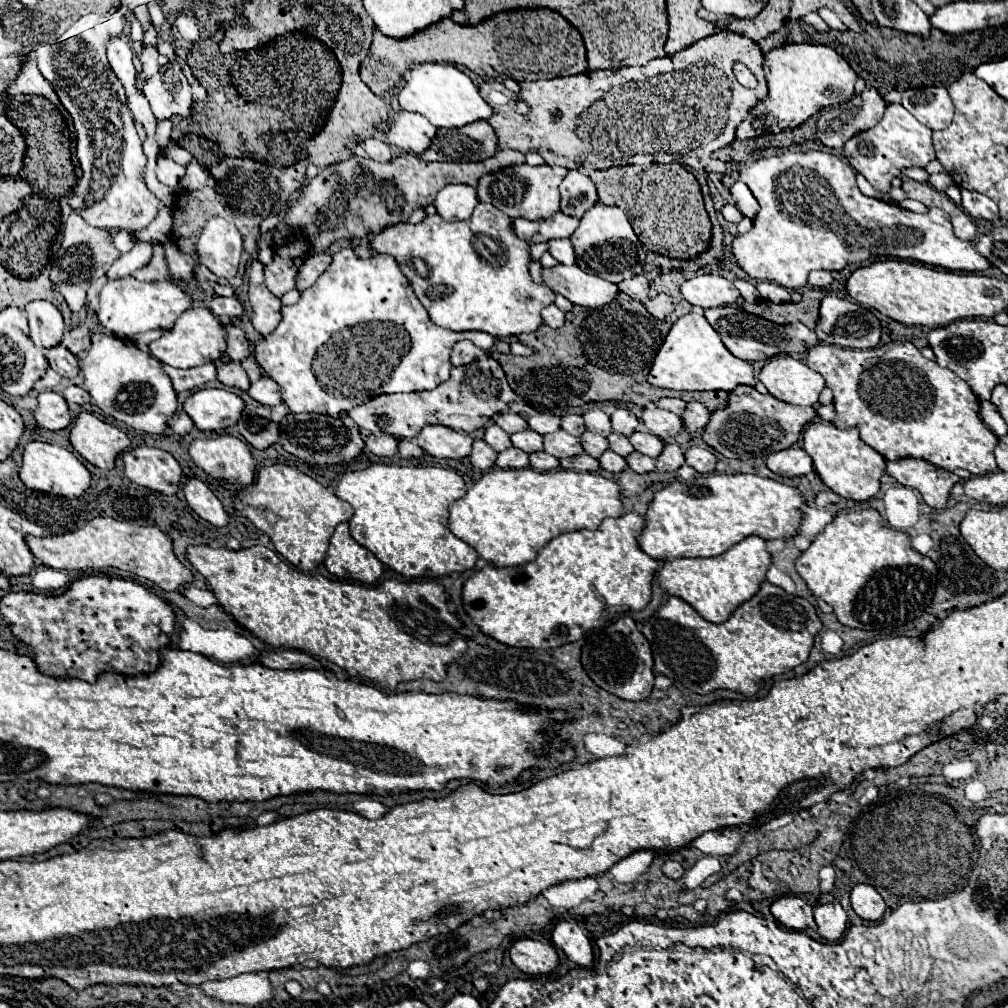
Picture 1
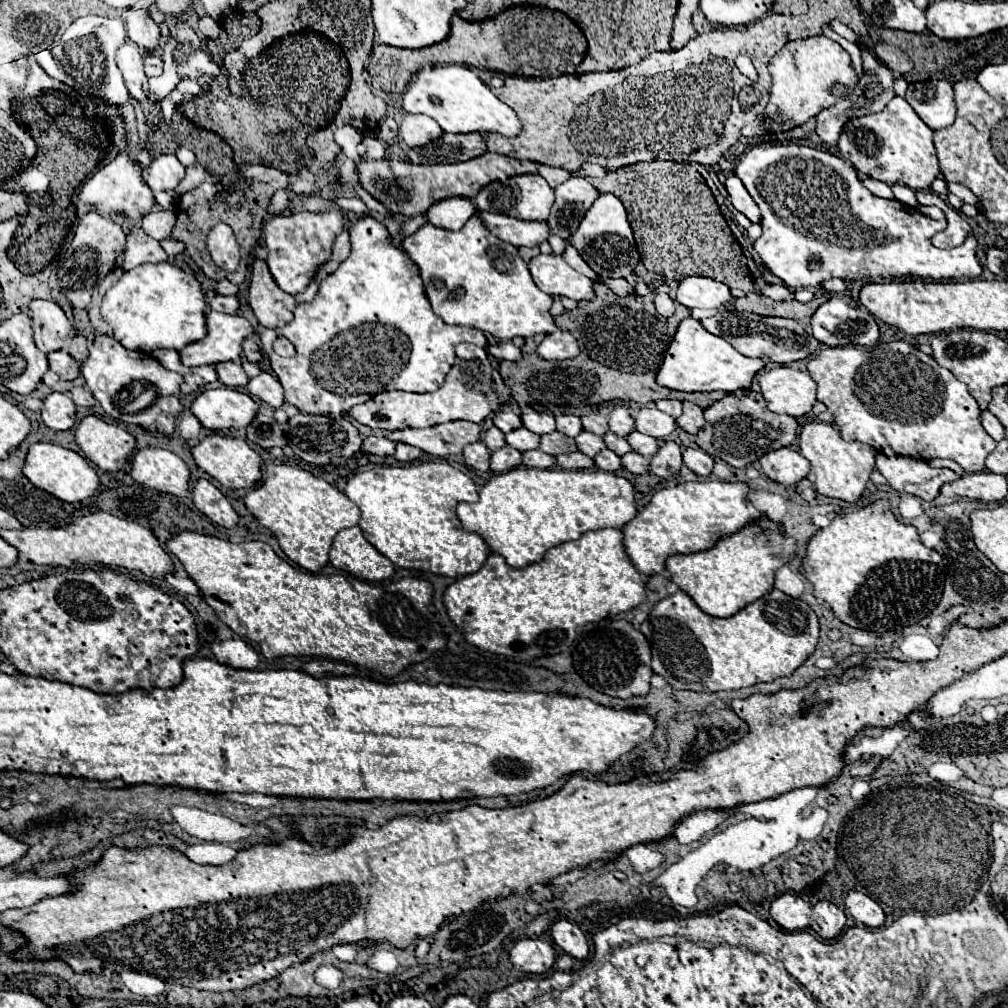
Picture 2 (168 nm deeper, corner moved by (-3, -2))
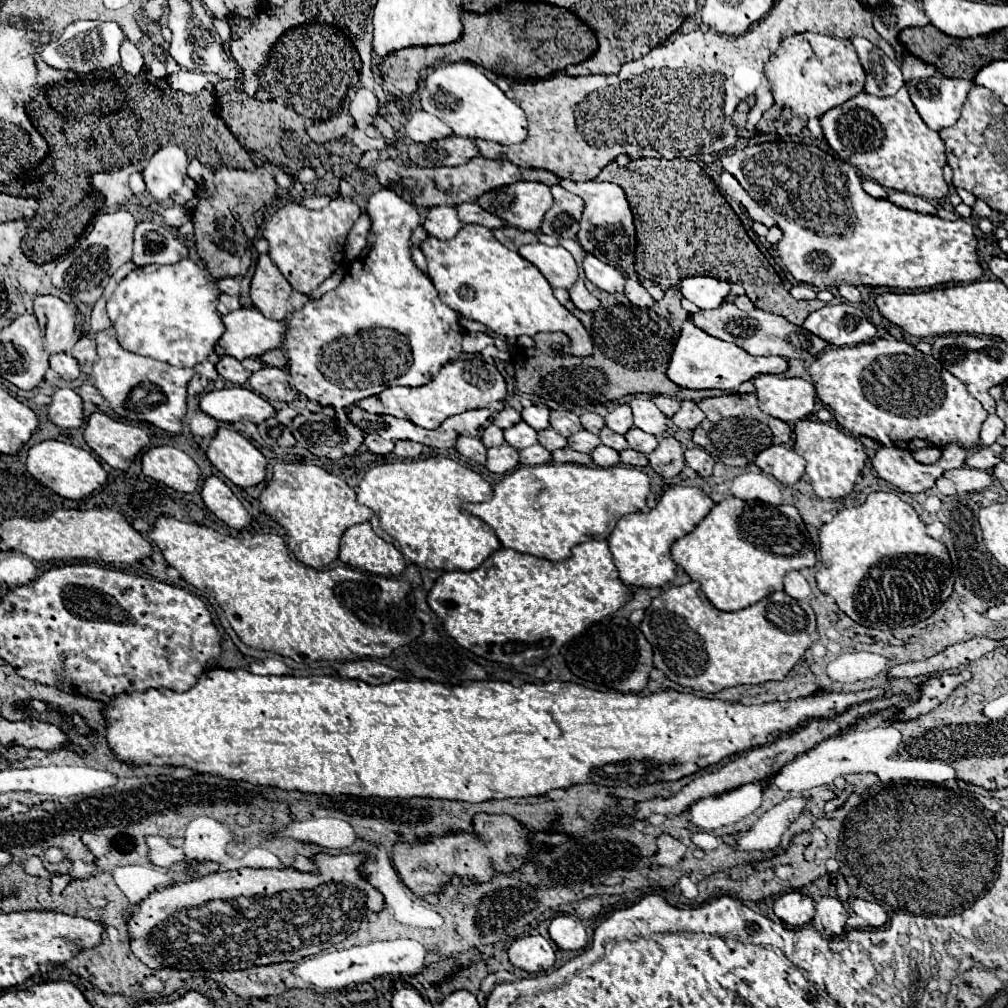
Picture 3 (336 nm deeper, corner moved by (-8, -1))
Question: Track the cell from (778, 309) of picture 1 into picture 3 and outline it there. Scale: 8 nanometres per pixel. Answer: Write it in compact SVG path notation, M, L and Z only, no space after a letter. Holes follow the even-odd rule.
M643 157L625 167L611 163L597 175L595 181L611 181L625 191L637 229L635 271L643 279L657 281L663 289L677 287L683 279L693 275L709 275L727 283L741 283L755 307L781 315L793 325L803 325L809 313L827 304L845 301L841 296L828 303L819 299L793 299L789 291L785 291L773 265L749 239L737 213L719 193L713 179L695 161Z

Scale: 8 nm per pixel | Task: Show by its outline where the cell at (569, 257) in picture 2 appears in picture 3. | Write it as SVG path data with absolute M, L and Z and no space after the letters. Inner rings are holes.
M587 255L585 261L583 261L583 269L585 269L587 279L589 279L595 287L599 287L599 289L603 289L603 291L607 291L607 293L621 293L621 291L623 291L625 277L623 277L615 267L611 267L611 265L599 261L597 257Z

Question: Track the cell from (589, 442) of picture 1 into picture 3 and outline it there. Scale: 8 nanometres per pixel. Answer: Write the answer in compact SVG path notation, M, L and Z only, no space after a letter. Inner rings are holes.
M581 429L581 431L573 433L571 437L567 437L567 443L569 443L569 447L571 447L571 449L575 449L575 451L591 453L591 451L601 443L601 441L599 441L599 437L597 437L597 435L593 435L593 433L589 433L589 431Z

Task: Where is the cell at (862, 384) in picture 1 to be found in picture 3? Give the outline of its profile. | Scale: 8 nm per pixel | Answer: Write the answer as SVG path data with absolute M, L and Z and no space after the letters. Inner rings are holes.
M873 339L851 347L825 349L809 367L817 397L831 407L837 423L855 437L867 435L885 447L903 447L909 451L923 447L943 447L949 443L973 447L979 439L987 411L969 395L967 387L939 365L937 359L917 351L913 345L897 339Z

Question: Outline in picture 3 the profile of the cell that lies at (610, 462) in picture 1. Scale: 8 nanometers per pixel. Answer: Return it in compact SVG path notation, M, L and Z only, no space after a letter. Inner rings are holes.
M599 445L591 451L591 459L595 465L599 467L613 467L619 463L619 453L611 447L605 447L605 445Z

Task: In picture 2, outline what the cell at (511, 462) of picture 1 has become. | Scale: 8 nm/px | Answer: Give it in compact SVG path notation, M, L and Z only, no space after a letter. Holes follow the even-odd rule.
M504 446L502 450L496 450L492 452L492 458L490 458L490 470L492 472L506 472L506 470L512 470L512 468L518 468L522 466L522 452L510 448L510 446Z

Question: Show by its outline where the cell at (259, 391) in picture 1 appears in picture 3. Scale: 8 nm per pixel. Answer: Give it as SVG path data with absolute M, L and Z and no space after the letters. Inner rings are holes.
M263 365L259 371L255 371L249 379L249 385L257 395L269 401L291 403L295 399L295 393L287 381L287 373L273 365Z

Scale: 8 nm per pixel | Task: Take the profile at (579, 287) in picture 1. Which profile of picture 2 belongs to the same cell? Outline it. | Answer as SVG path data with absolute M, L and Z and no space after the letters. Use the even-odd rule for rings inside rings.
M538 254L532 258L530 274L536 286L550 296L566 296L578 302L596 296L594 282L570 268L558 254Z

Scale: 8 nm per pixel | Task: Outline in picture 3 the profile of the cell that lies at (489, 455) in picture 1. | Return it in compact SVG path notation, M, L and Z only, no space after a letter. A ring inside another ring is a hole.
M459 435L457 437L457 451L471 459L471 461L477 461L477 463L485 463L487 459L487 449L485 445L479 441L479 437L465 437L465 435Z

